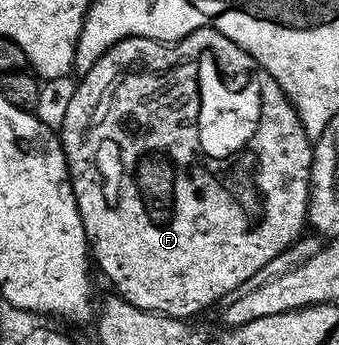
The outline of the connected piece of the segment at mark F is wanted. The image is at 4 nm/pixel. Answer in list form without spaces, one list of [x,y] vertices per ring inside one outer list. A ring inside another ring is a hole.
[[[211,27],[196,31],[190,37],[171,45],[153,39],[128,39],[110,49],[83,79],[84,84],[82,81],[77,86],[66,115],[62,142],[68,158],[68,174],[88,234],[91,254],[99,270],[101,267],[105,277],[116,286],[115,294],[119,298],[143,311],[188,321],[193,317],[200,317],[207,307],[220,302],[223,304],[229,297],[235,296],[241,288],[253,282],[251,279],[263,267],[270,266],[279,255],[284,255],[287,251],[289,254],[300,242],[308,227],[308,202],[312,200],[314,143],[309,139],[304,122],[298,117],[294,105],[286,97],[278,81],[274,81],[274,77],[270,77],[270,73],[266,73],[266,69],[262,69],[262,65],[254,61],[250,53],[246,53],[238,45],[234,45],[234,41]]]

